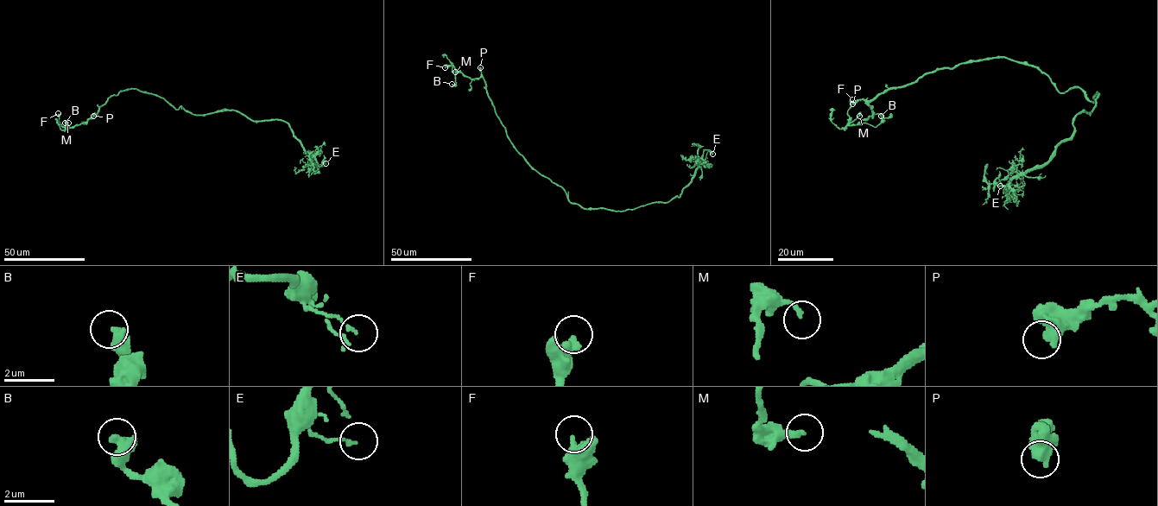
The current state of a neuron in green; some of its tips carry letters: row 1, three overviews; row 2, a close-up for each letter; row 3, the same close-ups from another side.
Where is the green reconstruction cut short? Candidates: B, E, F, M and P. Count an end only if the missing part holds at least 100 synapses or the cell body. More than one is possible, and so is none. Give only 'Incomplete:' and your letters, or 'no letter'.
Incomplete: no letter

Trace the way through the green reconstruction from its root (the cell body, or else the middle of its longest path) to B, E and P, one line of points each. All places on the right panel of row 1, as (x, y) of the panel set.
B: (1066, 91), (1035, 66), (993, 57), (884, 90), (860, 123), (877, 126), (881, 116)
E: (1066, 91), (1092, 102), (1098, 94), (1095, 106), (1075, 117), (1074, 133), (1046, 162), (1000, 186)
P: (1066, 91), (1060, 92), (1035, 66), (993, 57), (952, 68), (937, 68), (912, 83), (852, 104)

